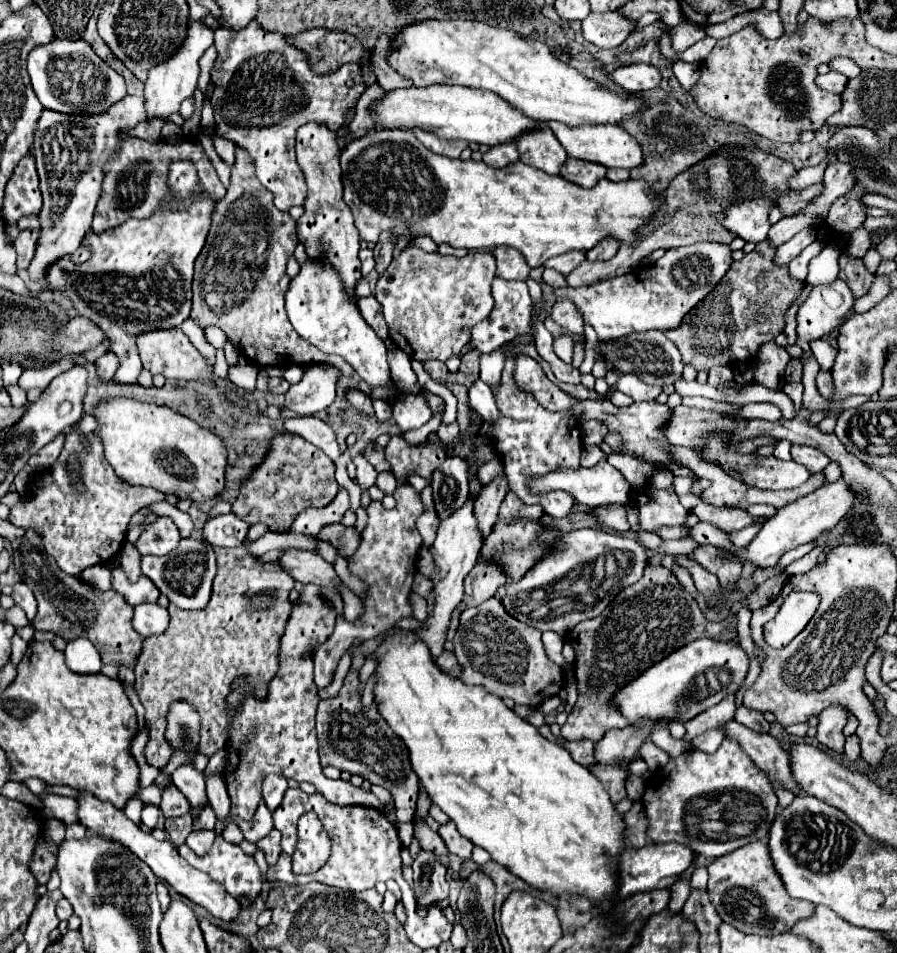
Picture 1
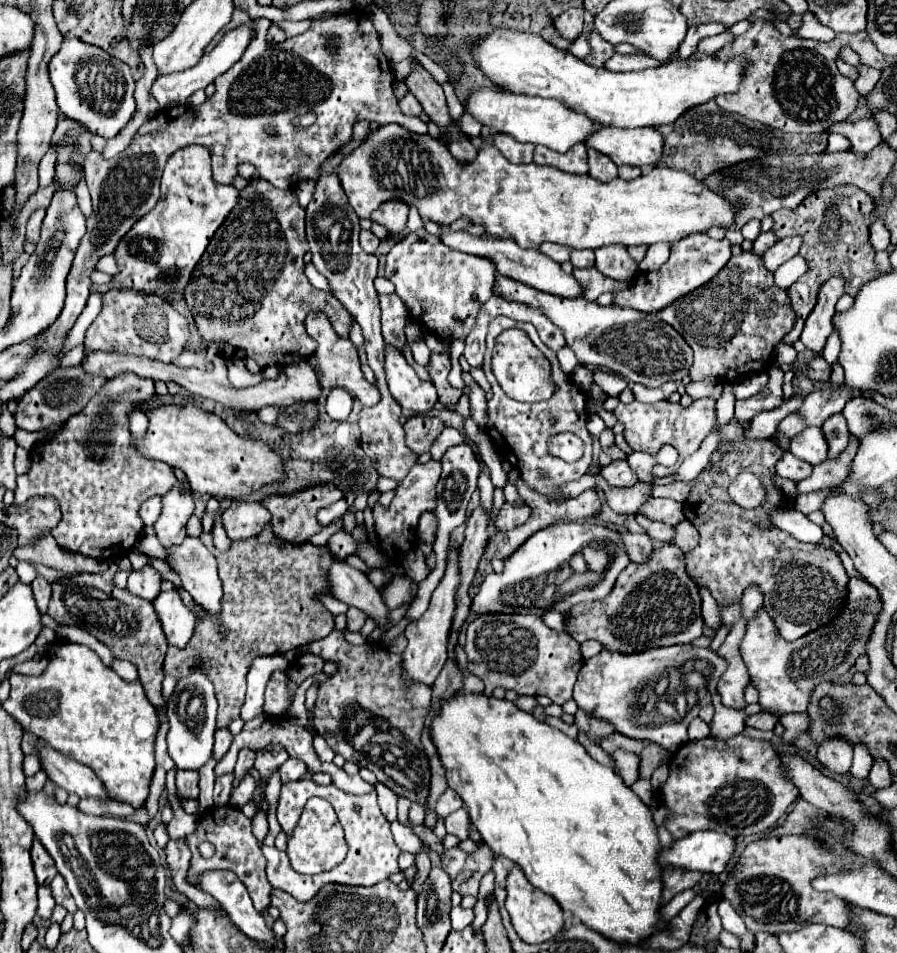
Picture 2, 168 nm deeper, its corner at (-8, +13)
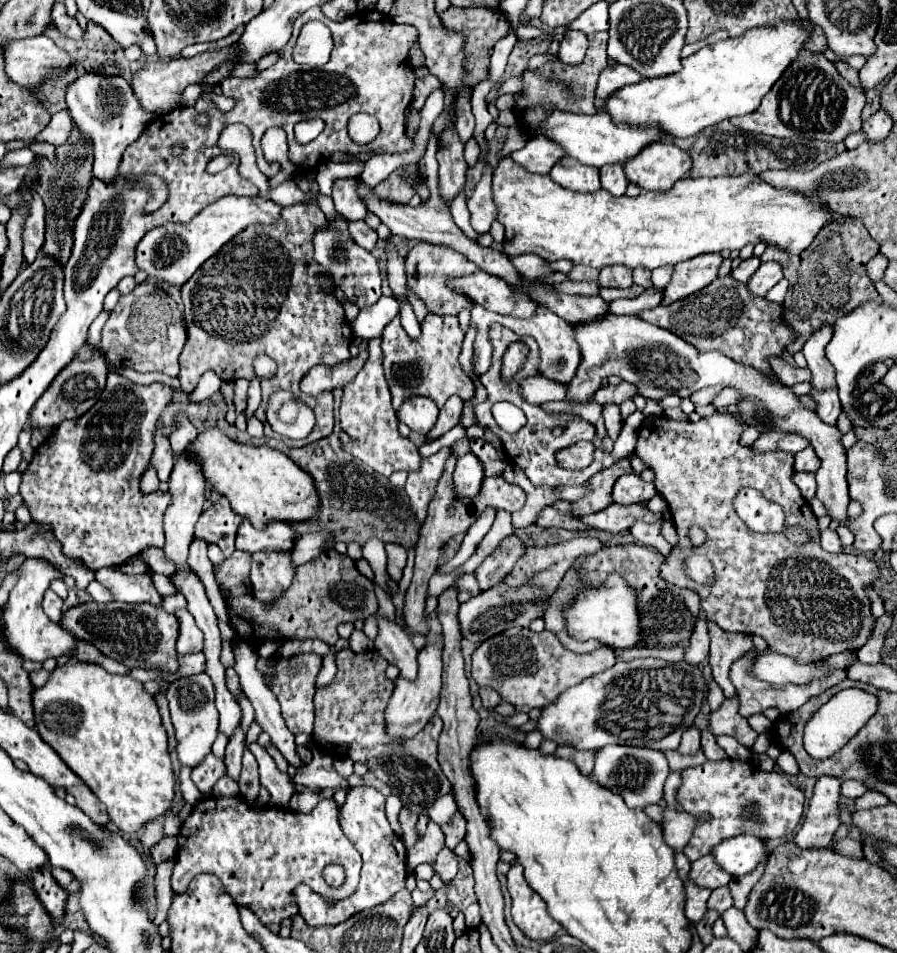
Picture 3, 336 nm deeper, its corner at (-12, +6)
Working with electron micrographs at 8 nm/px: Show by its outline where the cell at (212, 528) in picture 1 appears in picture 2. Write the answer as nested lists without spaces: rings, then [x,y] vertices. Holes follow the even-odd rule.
[[[233,500],[231,506],[221,514],[223,528],[231,540],[257,536],[269,518],[271,516],[265,506],[245,500]]]

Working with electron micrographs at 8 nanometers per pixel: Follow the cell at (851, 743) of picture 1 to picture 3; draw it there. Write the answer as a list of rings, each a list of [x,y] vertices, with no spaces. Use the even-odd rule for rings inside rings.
[[[843,781],[843,785],[841,785],[841,795],[843,795],[843,797],[849,797],[849,799],[857,799],[857,797],[861,797],[865,791],[867,791],[865,785],[861,785],[861,783],[857,783],[857,781]]]

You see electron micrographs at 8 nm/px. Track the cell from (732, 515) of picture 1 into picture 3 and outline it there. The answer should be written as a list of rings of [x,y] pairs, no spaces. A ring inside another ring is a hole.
[[[825,529],[821,533],[821,547],[829,553],[841,553],[843,551],[843,545],[839,541],[839,535],[833,531],[833,529]]]

